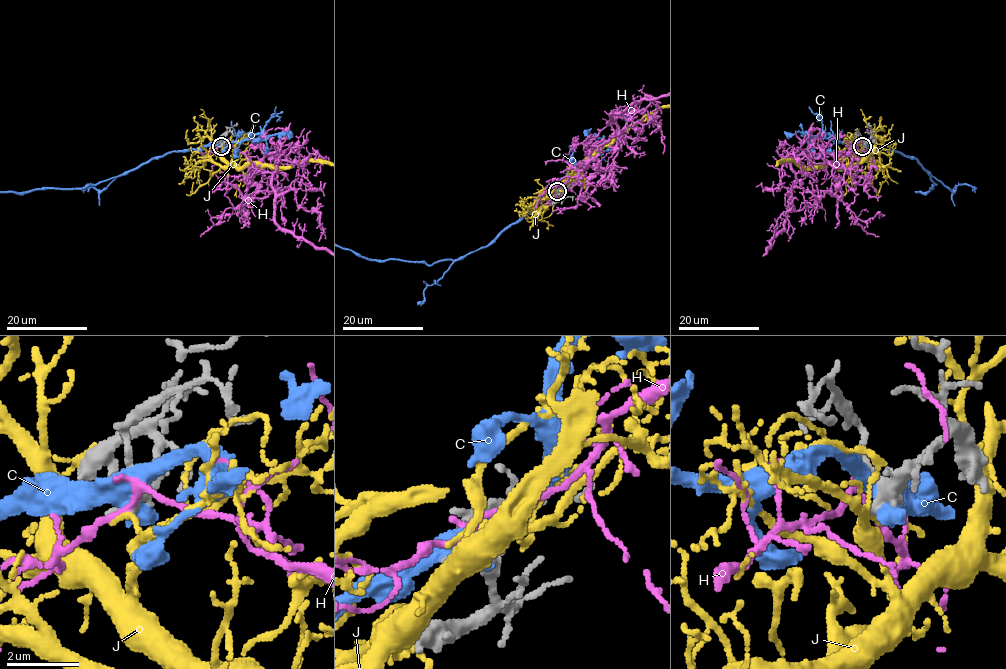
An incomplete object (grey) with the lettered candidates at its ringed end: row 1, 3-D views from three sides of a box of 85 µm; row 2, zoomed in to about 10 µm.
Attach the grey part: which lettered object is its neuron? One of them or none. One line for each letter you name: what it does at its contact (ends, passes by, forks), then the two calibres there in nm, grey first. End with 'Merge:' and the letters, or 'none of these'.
Merge: none of these

